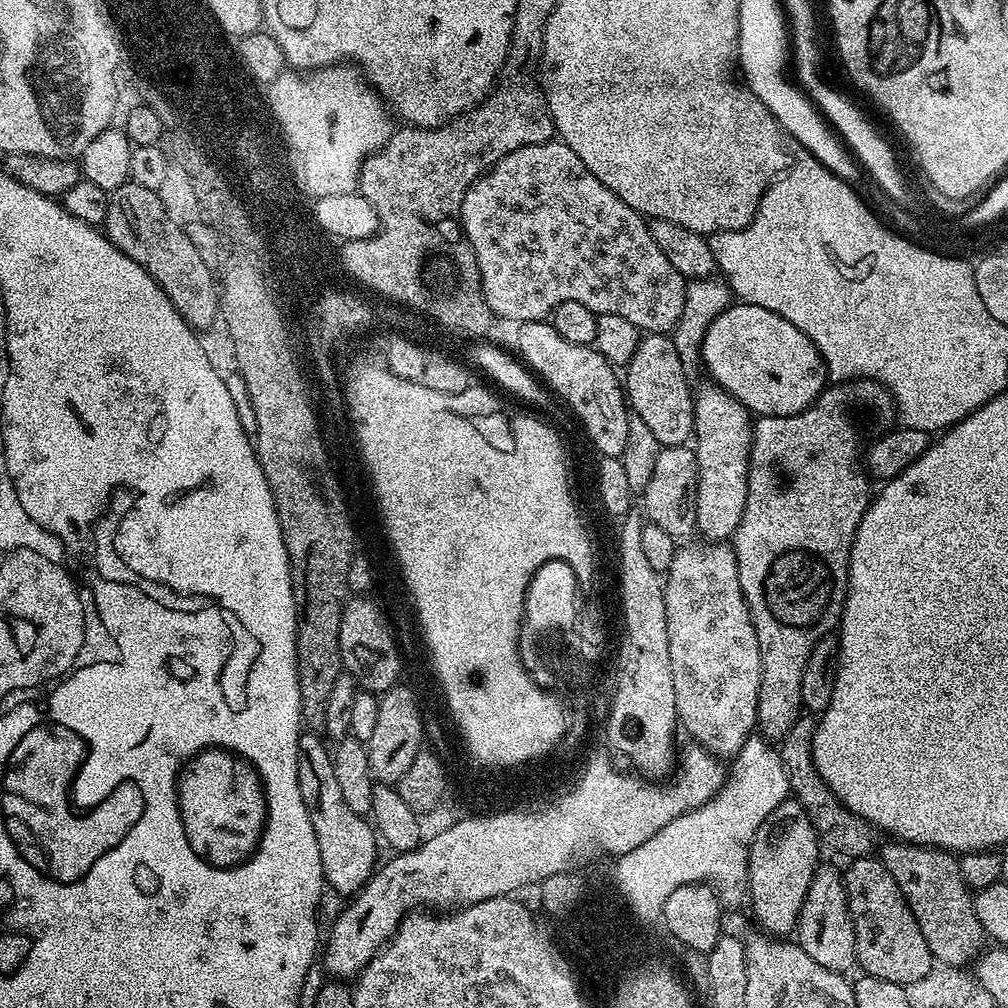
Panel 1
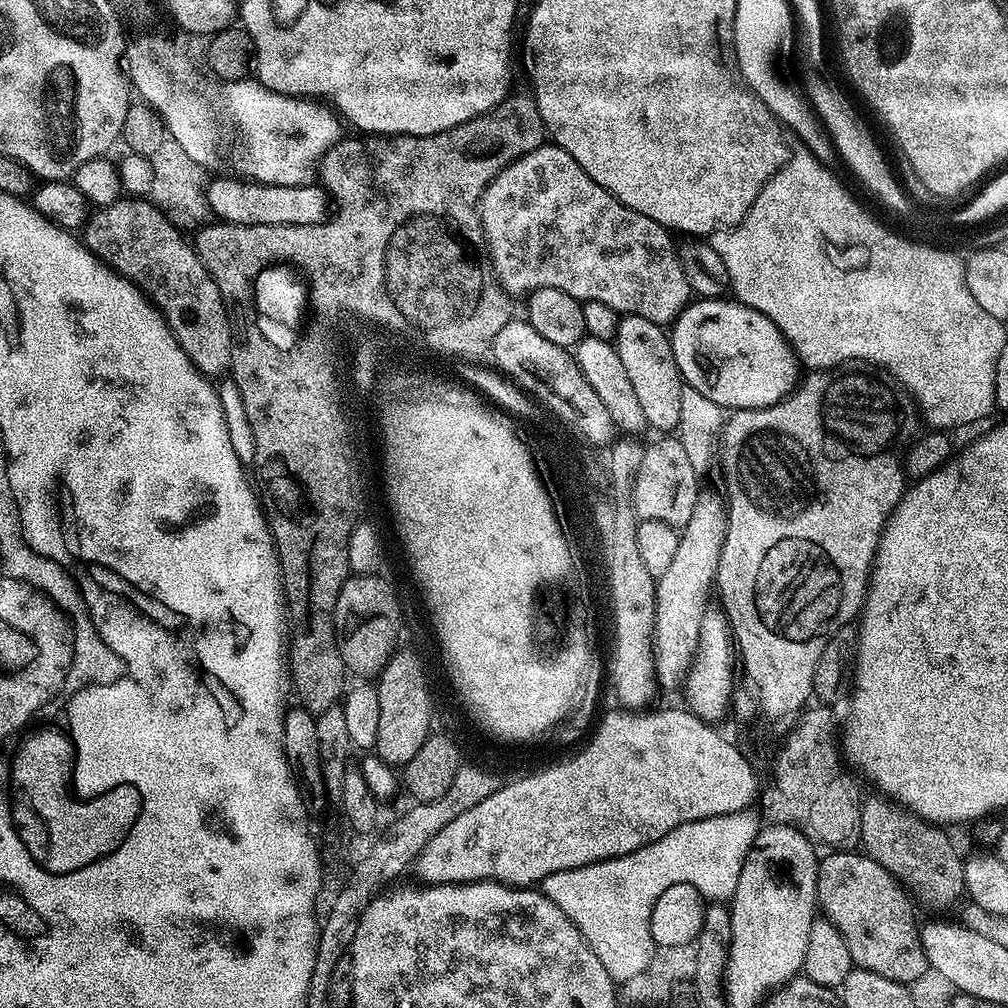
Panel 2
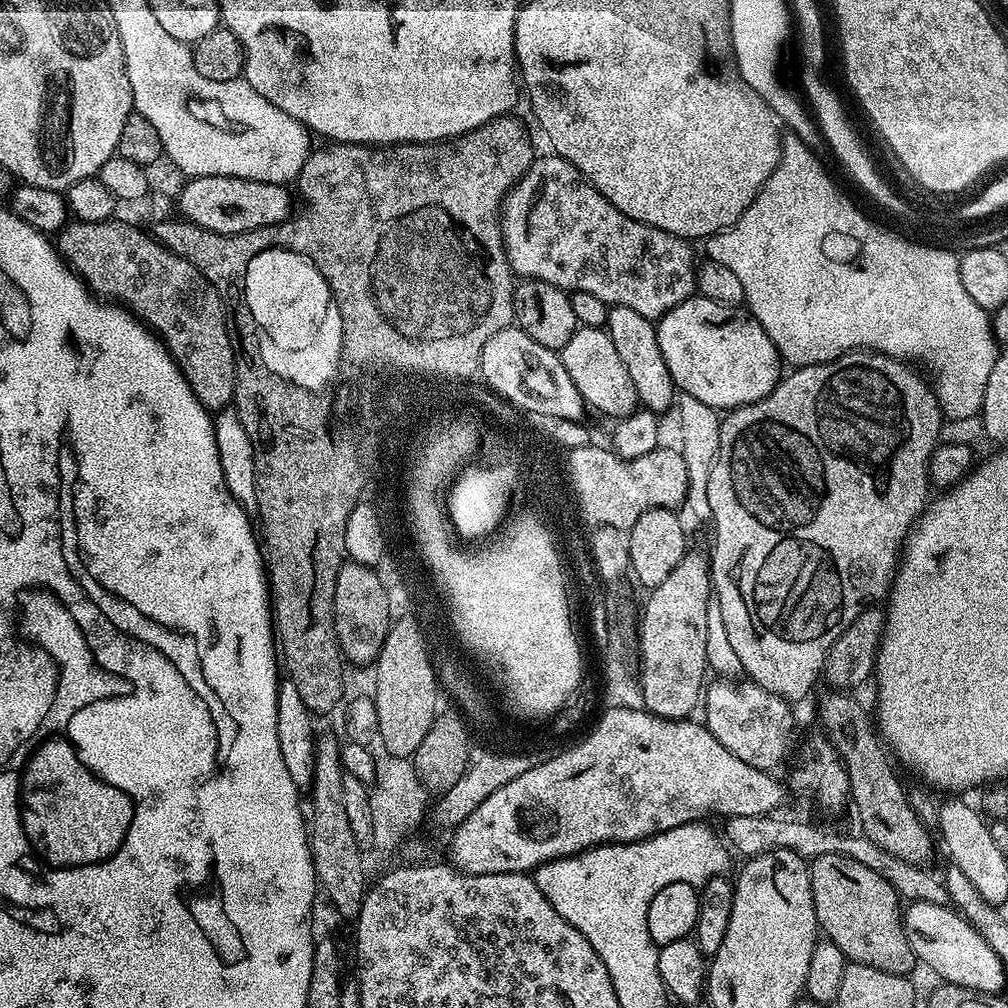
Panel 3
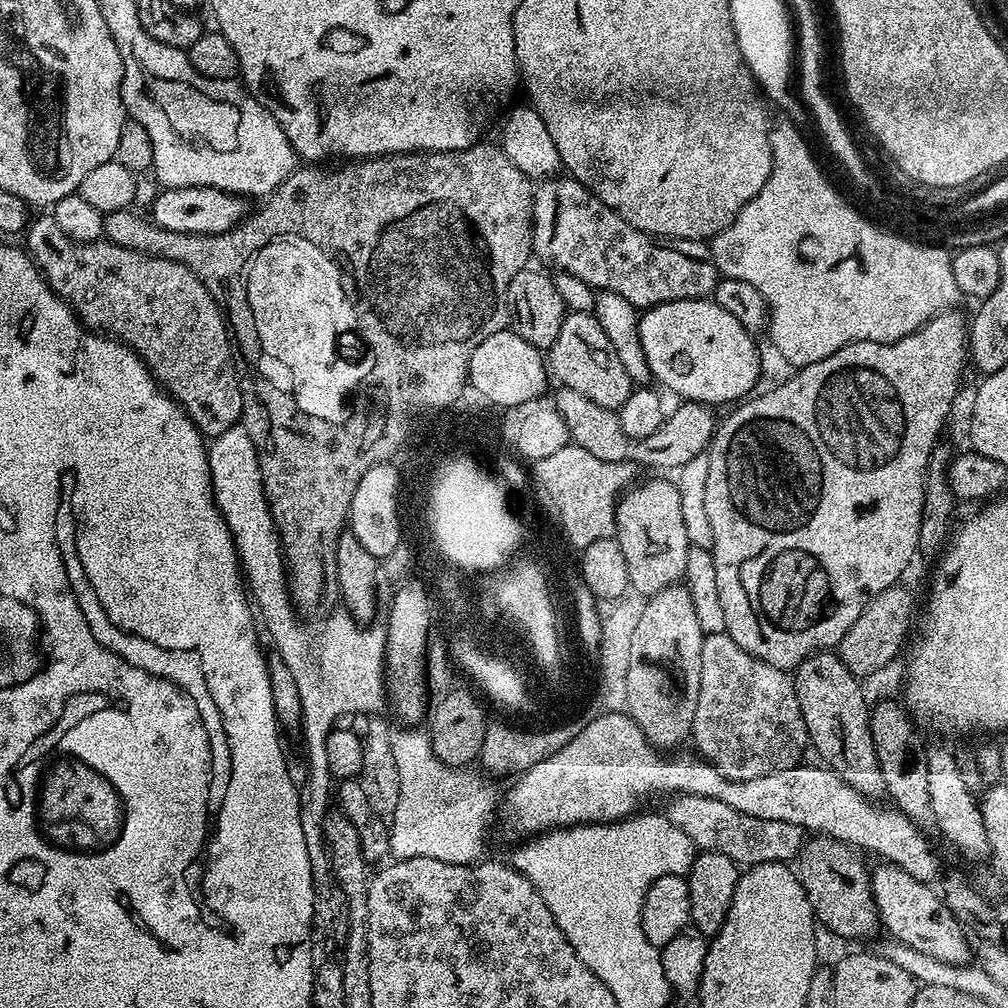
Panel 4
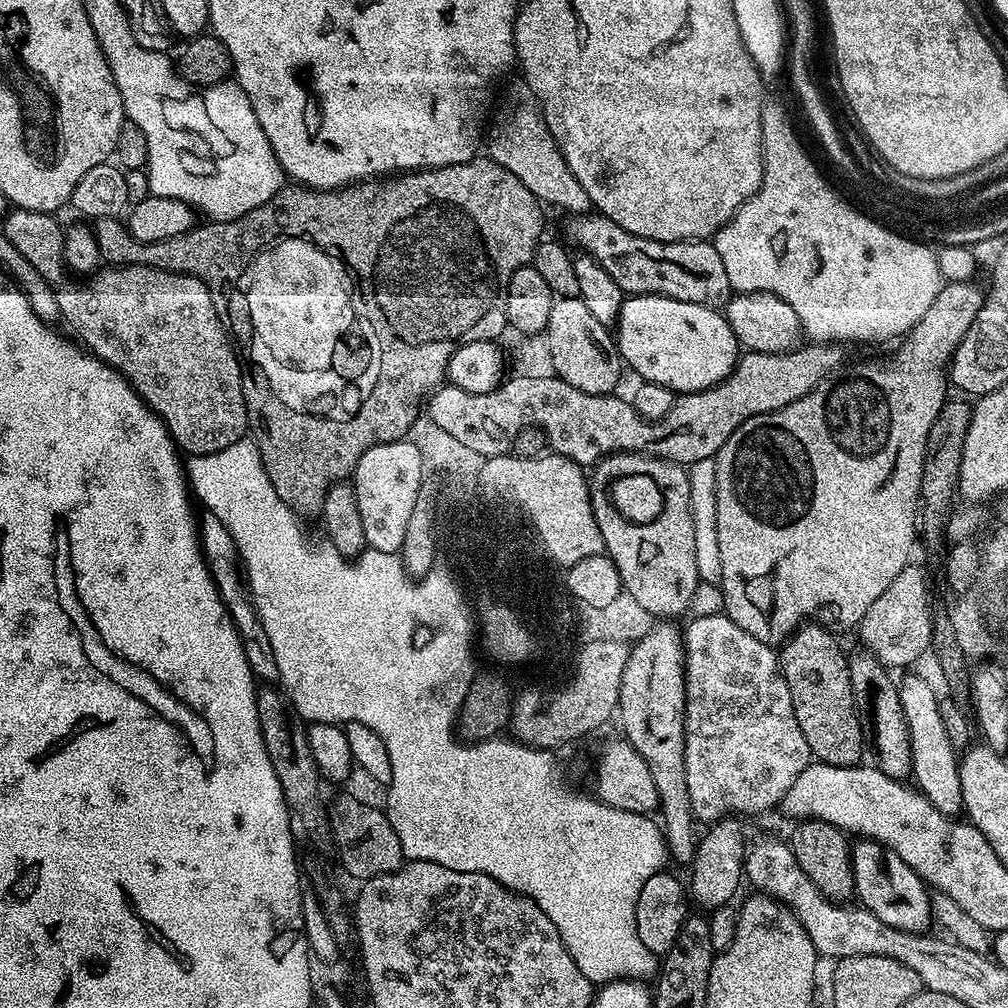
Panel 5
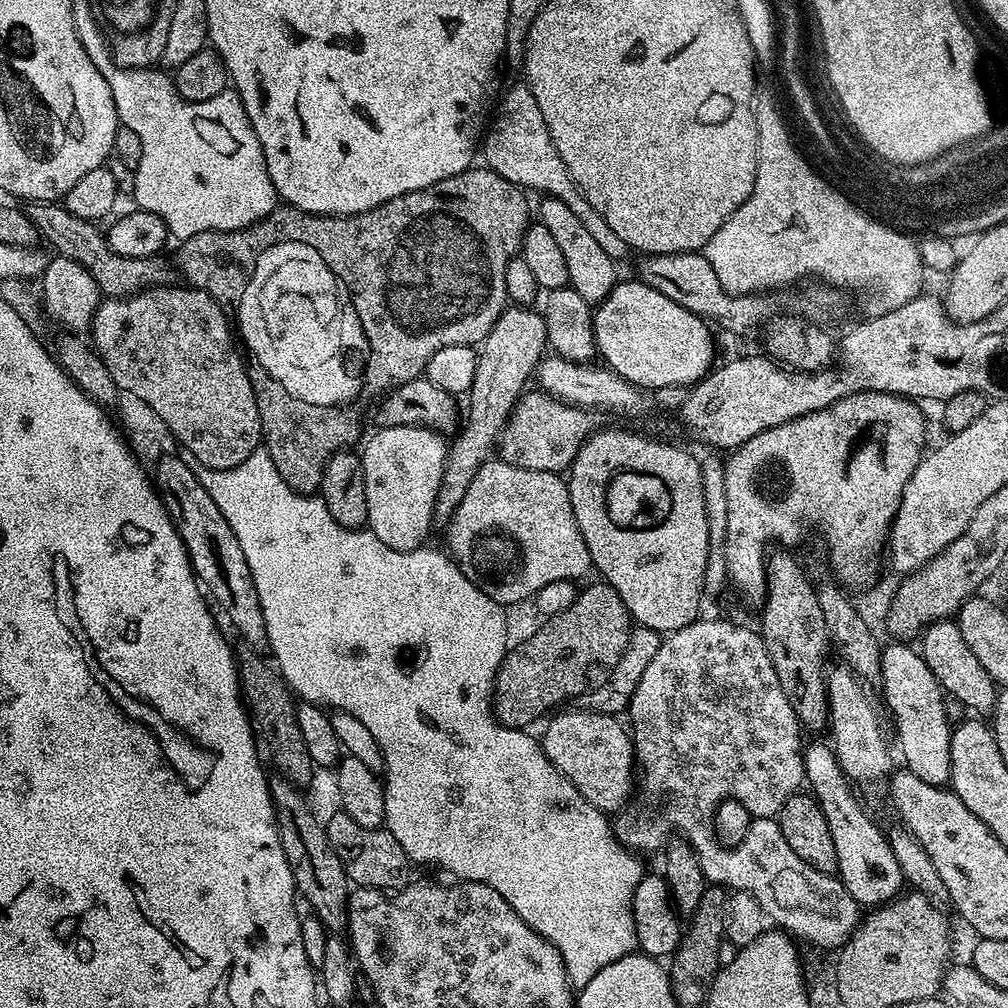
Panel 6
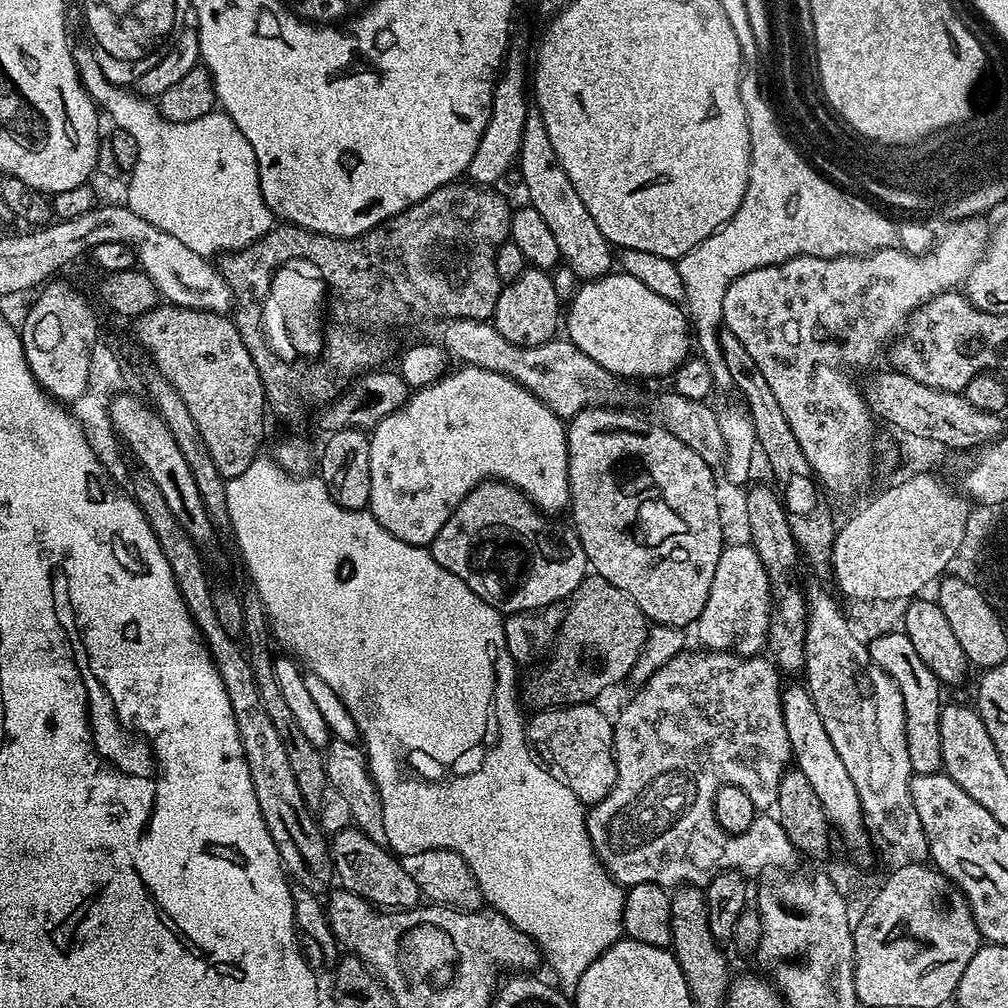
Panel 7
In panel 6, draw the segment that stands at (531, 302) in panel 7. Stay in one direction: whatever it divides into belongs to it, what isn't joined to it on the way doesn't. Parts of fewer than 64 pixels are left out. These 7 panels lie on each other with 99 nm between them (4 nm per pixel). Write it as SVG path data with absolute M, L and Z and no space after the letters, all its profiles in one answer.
M532 306L505 307L488 337L482 341L470 393L472 405L468 408L468 422L461 430L460 437L451 441L448 457L444 460L444 474L432 515L437 525L446 526L450 522L450 518L456 513L458 502L462 502L470 482L474 482L474 474L478 474L480 467L493 455L494 441L503 432L516 401L525 391L524 383L528 376L530 380L539 368L540 361L545 359L548 347L546 322L543 315Z

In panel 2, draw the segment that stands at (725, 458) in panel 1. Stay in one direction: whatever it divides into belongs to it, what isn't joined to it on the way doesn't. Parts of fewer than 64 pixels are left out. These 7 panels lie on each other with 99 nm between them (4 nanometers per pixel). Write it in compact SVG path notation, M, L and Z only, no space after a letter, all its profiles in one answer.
M708 490L701 491L698 502L694 502L694 514L690 514L690 522L686 522L686 526L679 529L680 541L678 542L678 550L674 554L674 559L670 561L670 567L667 568L666 574L662 574L658 577L656 582L656 621L654 622L654 634L656 639L653 640L652 645L654 646L654 658L656 659L656 679L658 681L659 687L672 688L681 683L687 673L688 667L691 664L691 660L696 652L697 638L700 636L700 626L701 619L704 617L706 607L708 602L708 591L711 593L714 588L714 581L716 579L716 571L718 570L718 562L720 561L720 555L722 554L722 546L726 542L726 530L728 529L728 505L726 503L725 497L720 496L716 492L708 492Z

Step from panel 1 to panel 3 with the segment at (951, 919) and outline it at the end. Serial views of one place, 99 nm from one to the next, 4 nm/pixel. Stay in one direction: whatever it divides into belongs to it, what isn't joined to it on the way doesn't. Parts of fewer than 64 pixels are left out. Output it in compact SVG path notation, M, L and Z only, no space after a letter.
M840 690L825 691L825 696L820 700L820 724L826 733L828 740L836 749L841 762L845 766L846 774L849 775L849 790L851 792L850 804L856 807L856 816L860 819L859 831L876 843L882 850L889 851L894 858L904 859L906 863L927 865L928 859L932 856L932 836L929 825L924 824L914 814L914 810L908 805L908 795L906 788L900 785L900 780L896 777L896 772L892 769L893 761L874 727L873 717L855 700L855 695L845 694Z

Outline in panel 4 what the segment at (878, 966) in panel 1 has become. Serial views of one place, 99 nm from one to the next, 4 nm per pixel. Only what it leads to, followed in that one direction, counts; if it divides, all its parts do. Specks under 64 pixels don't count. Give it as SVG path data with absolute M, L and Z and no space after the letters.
M827 838L809 839L798 855L800 884L812 907L812 915L827 931L845 942L864 940L881 927L869 865L864 865L855 855L859 856L849 845Z

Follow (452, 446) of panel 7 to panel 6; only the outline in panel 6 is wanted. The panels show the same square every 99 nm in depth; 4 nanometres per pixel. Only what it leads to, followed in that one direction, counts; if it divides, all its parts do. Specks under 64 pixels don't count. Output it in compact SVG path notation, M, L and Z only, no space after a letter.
M419 424L412 426L394 426L373 431L368 441L365 439L364 452L360 461L364 467L366 482L366 510L368 511L367 527L386 546L394 550L409 552L415 548L425 547L428 531L434 528L432 515L438 498L440 483L444 474L444 460L448 457L449 445L439 431L423 427Z

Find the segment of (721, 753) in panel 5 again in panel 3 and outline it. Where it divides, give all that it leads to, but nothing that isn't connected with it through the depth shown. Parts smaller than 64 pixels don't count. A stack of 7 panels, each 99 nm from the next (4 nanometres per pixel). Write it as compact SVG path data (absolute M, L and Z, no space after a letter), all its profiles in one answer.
M716 680L707 685L702 700L702 712L708 715L706 727L734 754L755 768L776 770L788 752L792 740L792 708L789 701L781 700L772 692L759 688L757 684L743 682L731 684L728 680Z

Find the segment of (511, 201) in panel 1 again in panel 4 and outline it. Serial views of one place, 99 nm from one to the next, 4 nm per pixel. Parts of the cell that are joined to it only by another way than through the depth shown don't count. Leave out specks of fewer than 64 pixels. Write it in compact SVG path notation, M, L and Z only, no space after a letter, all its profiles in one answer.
M555 174L541 179L532 194L532 256L549 269L574 274L591 288L613 292L637 310L647 310L675 300L699 300L716 291L718 273L712 262L710 248L699 240L657 238L630 226L610 206L606 206L589 188L574 177Z

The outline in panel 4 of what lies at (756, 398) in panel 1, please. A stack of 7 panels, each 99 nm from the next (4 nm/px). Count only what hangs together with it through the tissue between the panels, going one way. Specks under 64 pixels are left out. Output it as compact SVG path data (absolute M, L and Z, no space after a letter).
M712 298L666 302L647 309L640 316L640 341L652 371L652 380L677 392L684 402L717 406L743 401L760 376L760 352L752 340L755 340L753 333L744 329L734 314L722 310L722 306L718 306Z

